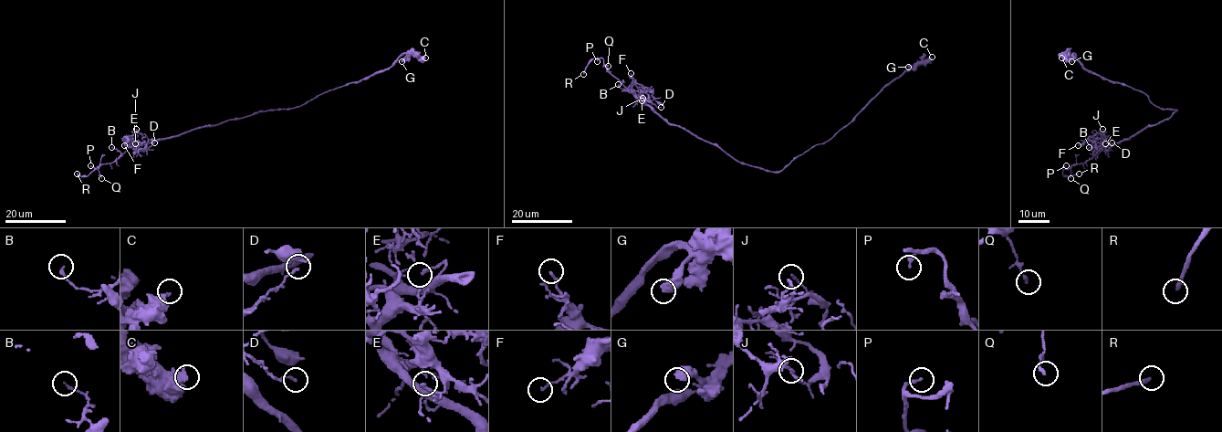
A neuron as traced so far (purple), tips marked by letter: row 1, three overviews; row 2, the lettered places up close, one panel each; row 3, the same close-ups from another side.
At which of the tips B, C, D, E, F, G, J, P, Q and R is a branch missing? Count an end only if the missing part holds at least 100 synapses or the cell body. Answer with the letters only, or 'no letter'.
R

